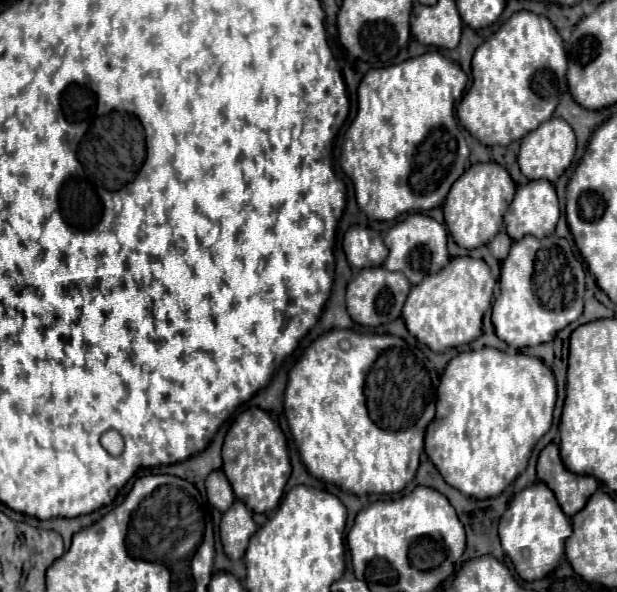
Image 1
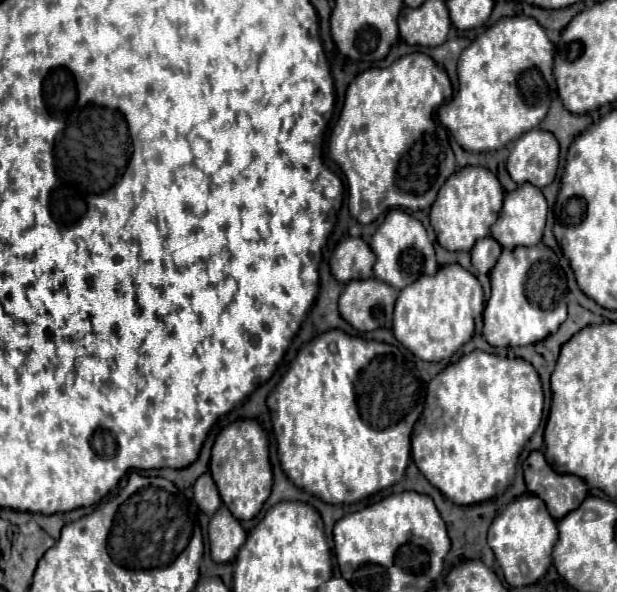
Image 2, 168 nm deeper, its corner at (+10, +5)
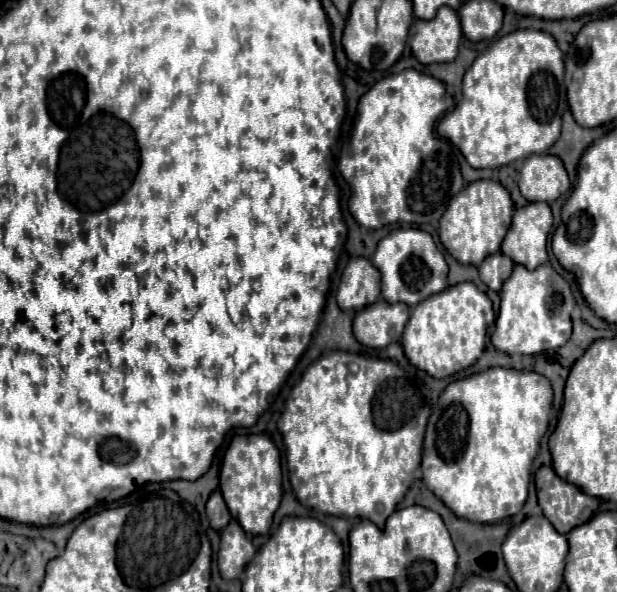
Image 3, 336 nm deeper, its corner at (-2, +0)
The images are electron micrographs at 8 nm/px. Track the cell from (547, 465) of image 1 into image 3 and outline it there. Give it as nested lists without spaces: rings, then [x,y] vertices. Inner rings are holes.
[[[540,467],[534,475],[538,505],[544,517],[556,525],[558,533],[568,533],[588,521],[598,511],[598,499],[586,495],[576,485],[562,481],[552,467]]]

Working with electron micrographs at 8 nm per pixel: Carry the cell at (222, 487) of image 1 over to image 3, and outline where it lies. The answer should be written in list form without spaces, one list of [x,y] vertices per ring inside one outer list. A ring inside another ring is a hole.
[[[214,491],[206,503],[206,515],[208,515],[208,521],[210,521],[210,527],[214,531],[222,531],[224,525],[228,525],[230,521],[230,513],[228,513],[228,507],[222,499],[222,495],[218,491]]]

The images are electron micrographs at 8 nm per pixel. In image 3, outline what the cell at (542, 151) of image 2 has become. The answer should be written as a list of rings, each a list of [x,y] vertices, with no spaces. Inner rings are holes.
[[[532,155],[524,161],[518,187],[528,203],[532,201],[552,203],[570,189],[570,181],[558,157]]]

